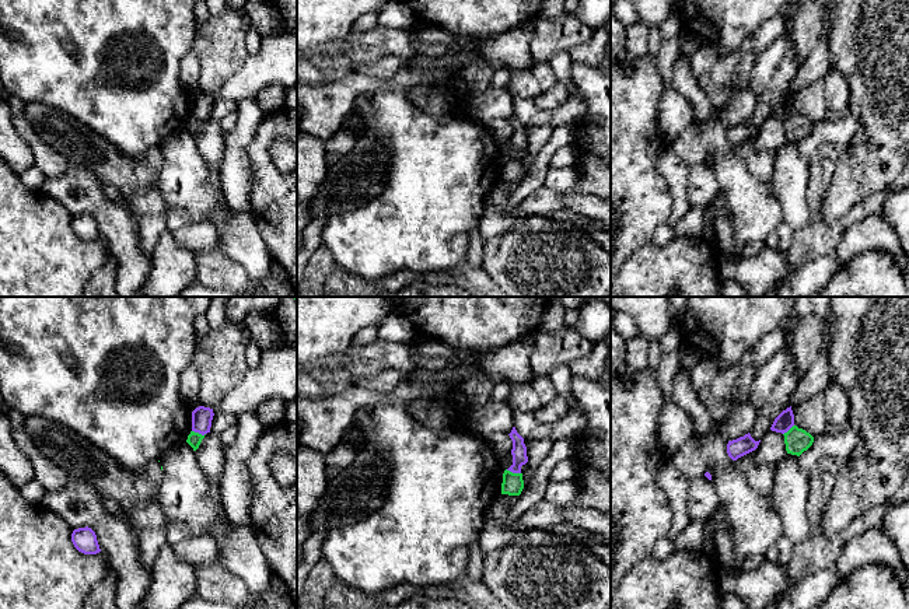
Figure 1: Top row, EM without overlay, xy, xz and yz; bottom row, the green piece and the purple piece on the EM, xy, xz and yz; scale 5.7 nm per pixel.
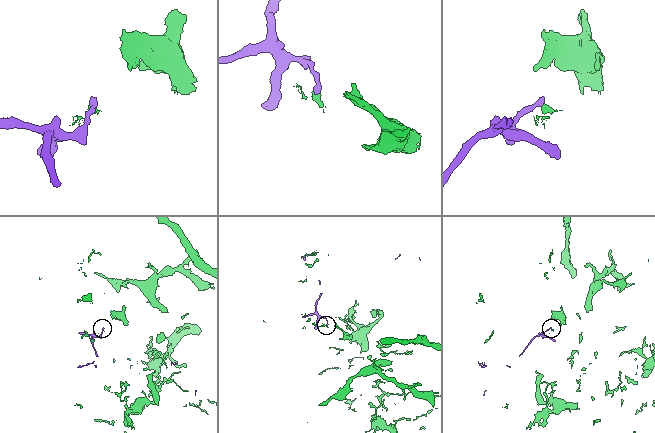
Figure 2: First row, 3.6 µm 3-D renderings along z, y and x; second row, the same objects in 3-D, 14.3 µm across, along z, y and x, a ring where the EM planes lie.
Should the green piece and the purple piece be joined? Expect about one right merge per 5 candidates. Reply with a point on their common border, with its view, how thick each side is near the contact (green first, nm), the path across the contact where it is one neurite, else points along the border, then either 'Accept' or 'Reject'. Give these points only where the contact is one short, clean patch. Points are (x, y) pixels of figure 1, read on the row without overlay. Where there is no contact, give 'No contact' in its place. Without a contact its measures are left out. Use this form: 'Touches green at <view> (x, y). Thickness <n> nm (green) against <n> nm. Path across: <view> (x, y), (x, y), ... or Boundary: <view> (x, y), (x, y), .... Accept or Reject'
Touches green at xz (511, 158). Thickness 120 nm (green) against 90 nm. Reject

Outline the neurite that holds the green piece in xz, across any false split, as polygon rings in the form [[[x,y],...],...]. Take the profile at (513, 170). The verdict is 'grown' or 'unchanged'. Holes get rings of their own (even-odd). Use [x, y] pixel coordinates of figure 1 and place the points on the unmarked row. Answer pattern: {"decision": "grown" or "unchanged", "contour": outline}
{"decision": "unchanged", "contour": [[[506,155],[503,160],[501,181],[520,182],[522,175],[522,160],[513,160]]]}

